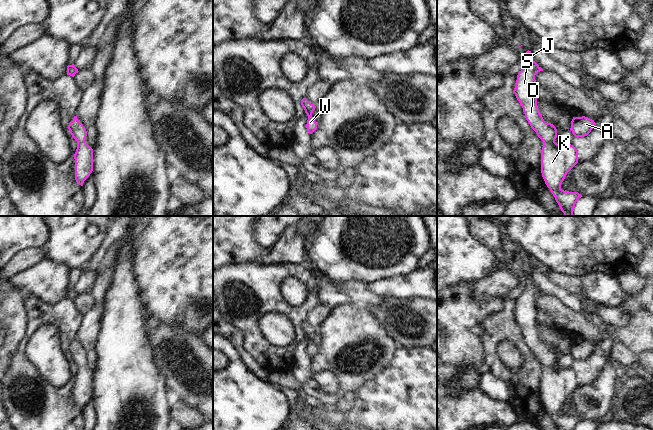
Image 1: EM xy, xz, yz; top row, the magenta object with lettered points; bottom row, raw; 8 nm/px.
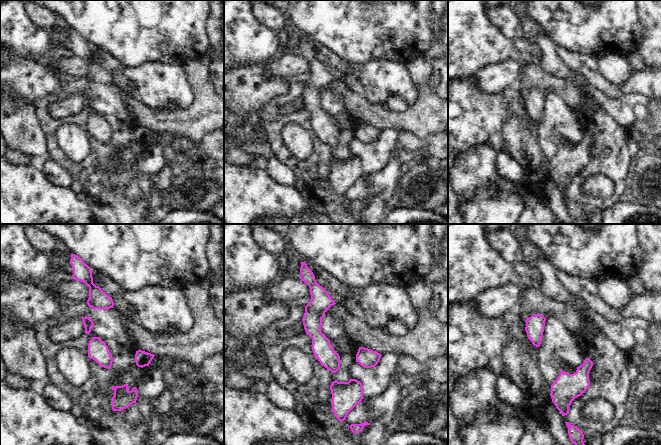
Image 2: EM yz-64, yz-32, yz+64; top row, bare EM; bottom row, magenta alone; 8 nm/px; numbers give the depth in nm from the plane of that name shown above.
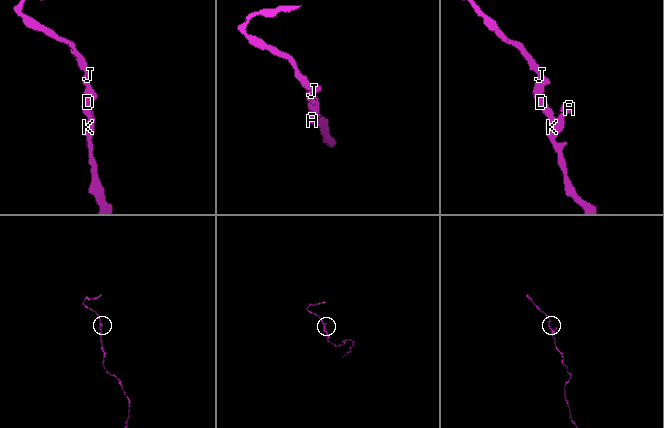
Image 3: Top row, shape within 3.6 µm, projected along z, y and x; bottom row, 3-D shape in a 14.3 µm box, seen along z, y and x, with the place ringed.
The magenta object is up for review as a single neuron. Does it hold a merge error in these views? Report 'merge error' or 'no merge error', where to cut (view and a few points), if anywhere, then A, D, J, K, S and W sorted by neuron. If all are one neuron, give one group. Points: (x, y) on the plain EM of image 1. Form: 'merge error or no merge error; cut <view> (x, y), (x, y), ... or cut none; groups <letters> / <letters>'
no merge error; cut none; groups A D J K S W

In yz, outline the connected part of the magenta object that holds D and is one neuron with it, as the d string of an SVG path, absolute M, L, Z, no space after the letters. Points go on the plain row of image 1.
M527 275L527 286L524 292L518 297L515 312L513 317L523 332L525 342L531 352L536 356L537 360L543 365L541 374L541 397L545 408L550 413L559 430L575 430L579 422L582 421L578 416L569 416L561 413L561 408L564 405L567 397L578 387L578 375L571 368L555 366L557 362L557 353L551 347L546 347L539 336L537 330L537 314L538 309L535 304L535 299L543 295L543 293L533 284L531 275Z

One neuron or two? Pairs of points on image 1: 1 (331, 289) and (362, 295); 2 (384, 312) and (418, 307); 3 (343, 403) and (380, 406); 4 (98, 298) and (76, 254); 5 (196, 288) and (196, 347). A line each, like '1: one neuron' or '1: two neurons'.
1: one neuron
2: one neuron
3: two neurons
4: two neurons
5: two neurons

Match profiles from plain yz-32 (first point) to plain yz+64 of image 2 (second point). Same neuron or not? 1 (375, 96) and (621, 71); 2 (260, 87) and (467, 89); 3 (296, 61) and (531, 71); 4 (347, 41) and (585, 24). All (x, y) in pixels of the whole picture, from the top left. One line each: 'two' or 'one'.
1: one
2: one
3: two
4: one

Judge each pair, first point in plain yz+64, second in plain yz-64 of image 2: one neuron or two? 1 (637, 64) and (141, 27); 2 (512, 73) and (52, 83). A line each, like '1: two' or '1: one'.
1: two
2: two

